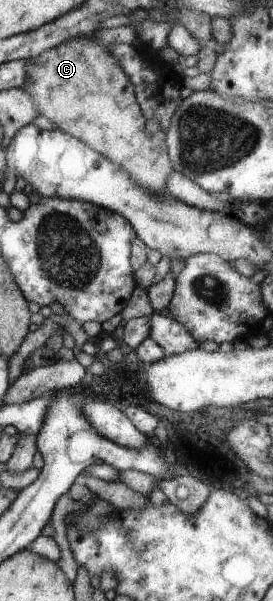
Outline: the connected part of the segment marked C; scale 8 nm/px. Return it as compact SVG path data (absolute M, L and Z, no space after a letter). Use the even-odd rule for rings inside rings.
M94 33L88 37L72 38L35 58L29 58L29 81L23 90L35 99L40 115L56 123L60 128L58 130L72 137L80 137L80 141L86 141L92 149L110 158L116 165L121 165L140 185L155 192L168 192L165 189L168 176L176 170L171 161L169 147L164 139L146 133L145 125L148 119L144 117L142 106L135 96L131 78L127 76L119 60L106 46L96 42L93 35Z

